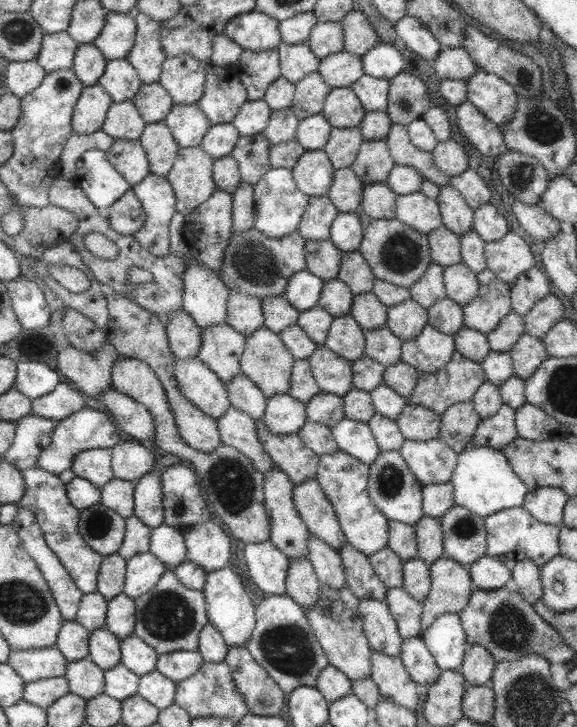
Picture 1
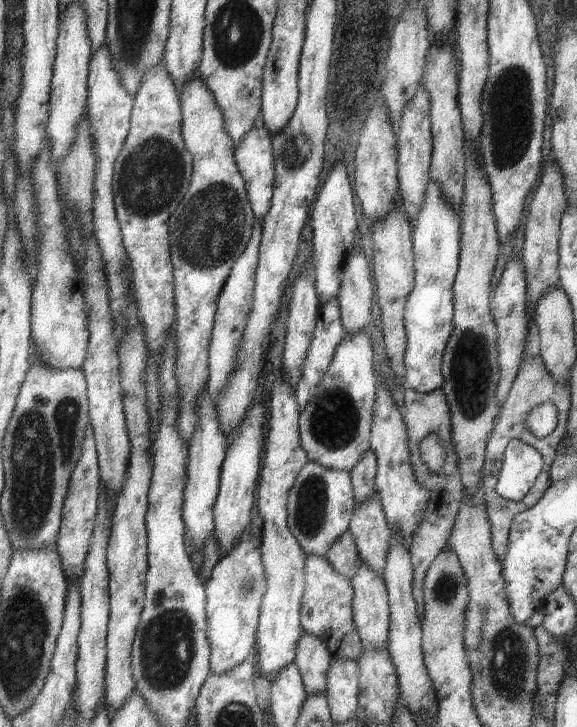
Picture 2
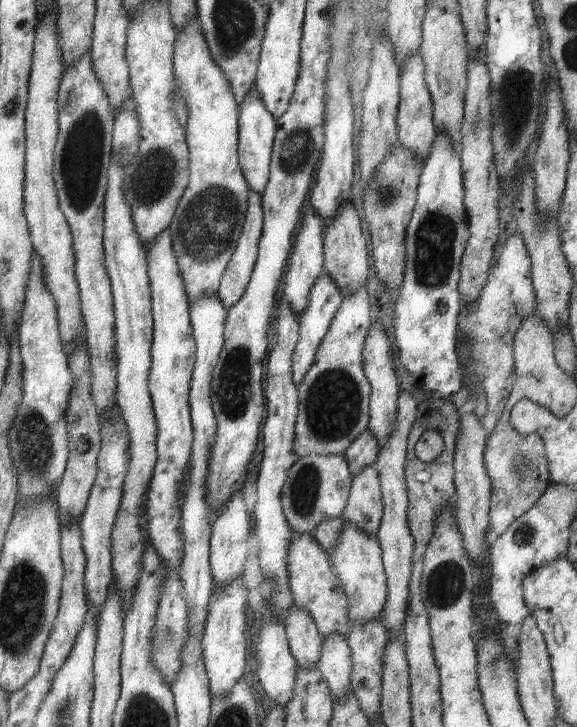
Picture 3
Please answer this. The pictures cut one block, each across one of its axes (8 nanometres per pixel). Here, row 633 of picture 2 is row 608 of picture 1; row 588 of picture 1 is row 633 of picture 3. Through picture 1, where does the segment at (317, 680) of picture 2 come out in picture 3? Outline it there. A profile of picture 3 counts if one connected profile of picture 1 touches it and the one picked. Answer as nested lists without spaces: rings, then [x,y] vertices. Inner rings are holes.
[[[294,604],[284,624],[293,656],[296,656],[299,666],[303,669],[319,669],[324,637],[313,617]]]

